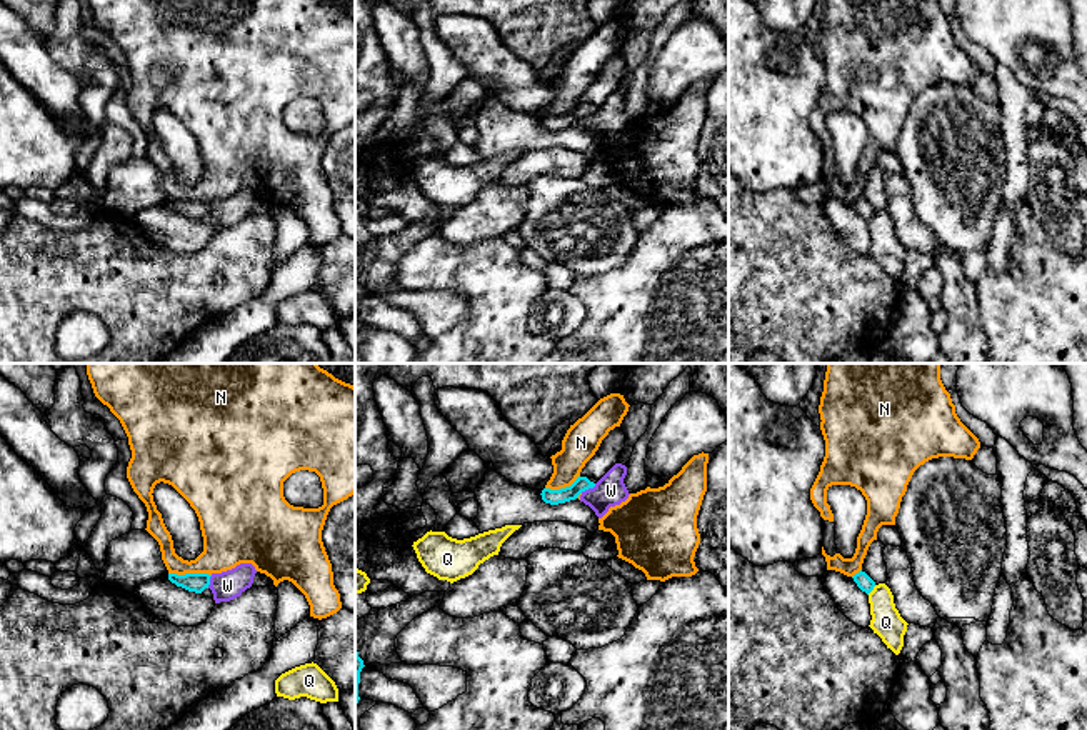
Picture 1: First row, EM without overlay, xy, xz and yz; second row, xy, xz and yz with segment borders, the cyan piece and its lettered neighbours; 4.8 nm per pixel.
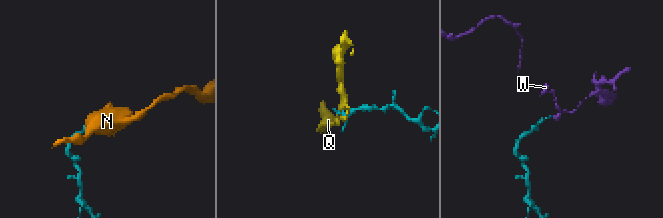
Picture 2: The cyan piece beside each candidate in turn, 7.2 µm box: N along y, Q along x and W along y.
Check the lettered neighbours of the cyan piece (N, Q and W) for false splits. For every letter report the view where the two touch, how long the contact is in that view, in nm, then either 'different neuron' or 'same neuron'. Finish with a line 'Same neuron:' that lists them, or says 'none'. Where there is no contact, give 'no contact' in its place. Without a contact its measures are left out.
N: contact in xy; length 200 nm; different neuron
Q: contact in yz; length 60 nm; different neuron
W: contact in xz; length 90 nm; different neuron
Same neuron: none

